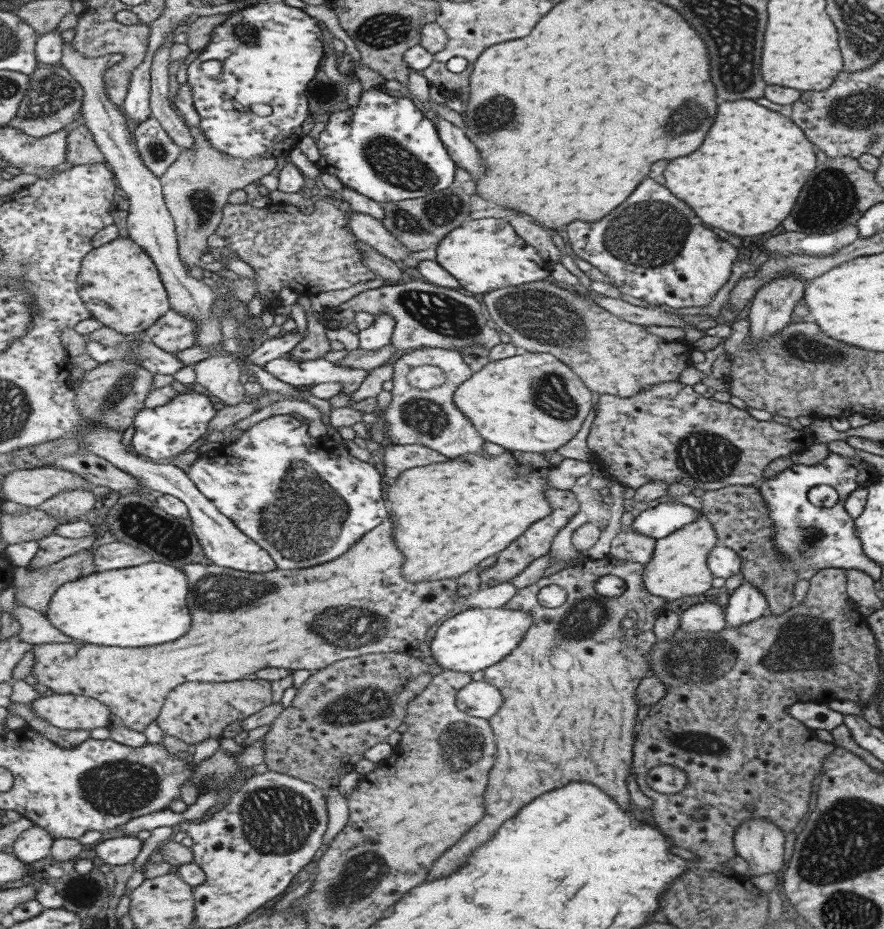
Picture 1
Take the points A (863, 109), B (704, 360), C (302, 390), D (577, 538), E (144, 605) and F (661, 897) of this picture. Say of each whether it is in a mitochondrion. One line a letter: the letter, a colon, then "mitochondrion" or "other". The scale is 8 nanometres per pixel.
A: mitochondrion
B: other
C: other
D: other
E: other
F: other

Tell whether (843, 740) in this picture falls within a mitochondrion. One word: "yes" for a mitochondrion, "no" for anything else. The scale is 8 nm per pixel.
no

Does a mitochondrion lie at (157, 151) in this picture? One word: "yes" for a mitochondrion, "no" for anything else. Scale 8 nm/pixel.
yes

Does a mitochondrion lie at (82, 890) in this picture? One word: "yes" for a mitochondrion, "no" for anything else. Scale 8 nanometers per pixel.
yes

